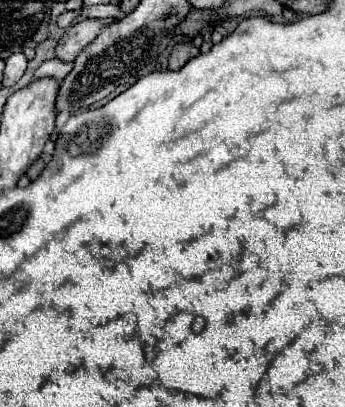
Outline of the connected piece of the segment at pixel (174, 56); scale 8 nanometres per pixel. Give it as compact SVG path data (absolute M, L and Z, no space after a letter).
M179 43L175 45L175 49L171 51L171 57L169 57L169 69L171 71L177 71L181 69L189 59L197 57L199 55L199 49L191 43Z

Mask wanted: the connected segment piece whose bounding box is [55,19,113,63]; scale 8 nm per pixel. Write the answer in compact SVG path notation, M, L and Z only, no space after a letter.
M83 19L79 23L75 23L57 43L55 47L55 59L59 61L65 61L65 63L71 63L75 61L77 53L87 47L97 35L99 31L113 23L113 19Z

